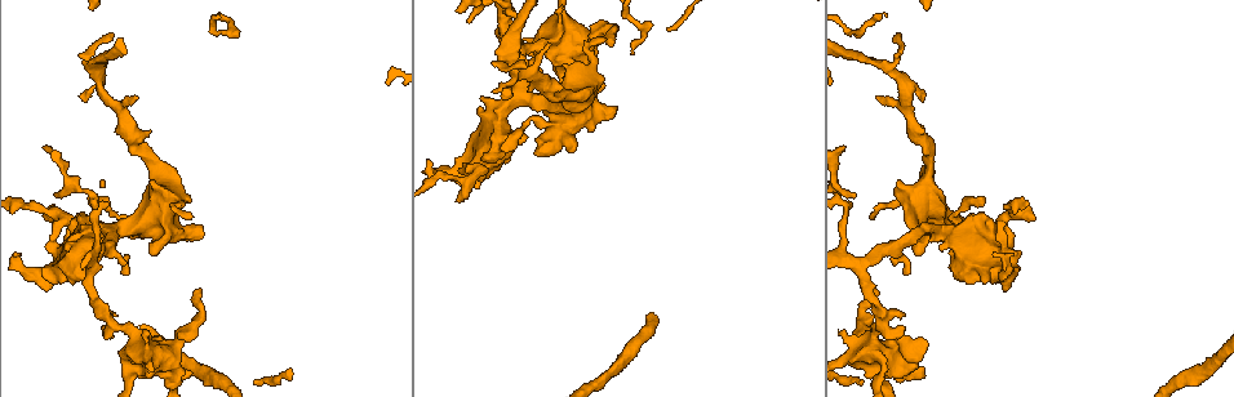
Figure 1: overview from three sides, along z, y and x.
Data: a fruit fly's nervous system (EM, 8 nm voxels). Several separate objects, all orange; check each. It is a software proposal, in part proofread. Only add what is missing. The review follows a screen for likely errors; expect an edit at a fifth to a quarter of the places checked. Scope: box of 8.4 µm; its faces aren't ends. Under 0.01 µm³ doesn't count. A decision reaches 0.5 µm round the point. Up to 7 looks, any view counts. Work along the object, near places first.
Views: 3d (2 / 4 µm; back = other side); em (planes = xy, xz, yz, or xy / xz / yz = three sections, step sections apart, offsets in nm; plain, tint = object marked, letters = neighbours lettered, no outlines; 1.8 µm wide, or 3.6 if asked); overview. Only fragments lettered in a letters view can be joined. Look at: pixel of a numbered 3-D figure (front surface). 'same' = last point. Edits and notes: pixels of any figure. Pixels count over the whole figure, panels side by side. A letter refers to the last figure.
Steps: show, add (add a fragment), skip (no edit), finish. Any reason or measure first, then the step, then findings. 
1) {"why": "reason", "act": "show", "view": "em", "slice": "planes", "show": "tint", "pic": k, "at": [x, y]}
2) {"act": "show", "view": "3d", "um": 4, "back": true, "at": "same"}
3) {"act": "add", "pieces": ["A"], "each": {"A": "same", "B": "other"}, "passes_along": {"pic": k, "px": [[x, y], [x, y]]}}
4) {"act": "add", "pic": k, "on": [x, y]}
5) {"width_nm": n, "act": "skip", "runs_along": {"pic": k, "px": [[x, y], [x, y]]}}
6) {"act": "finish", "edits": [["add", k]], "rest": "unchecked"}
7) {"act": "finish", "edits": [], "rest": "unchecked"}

{"why": "an open end", "act": "show", "view": "em", "um": 3.6, "slice": "xz", "step": 8, "show": "letters", "pic": 1, "at": [956, 279]}

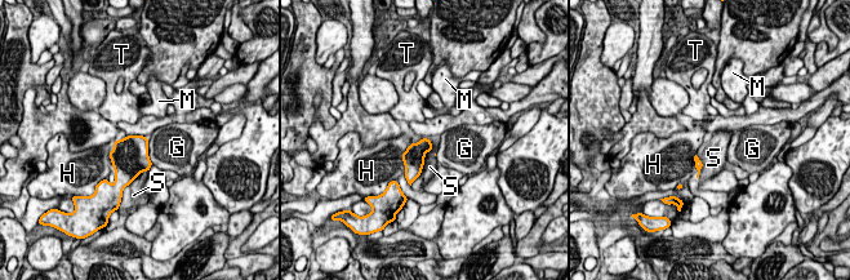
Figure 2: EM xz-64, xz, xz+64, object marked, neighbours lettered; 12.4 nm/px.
{"why": "cut it another way", "act": "show", "view": "em", "um": 3.6, "slice": "planes", "show": "letters", "at": "same"}

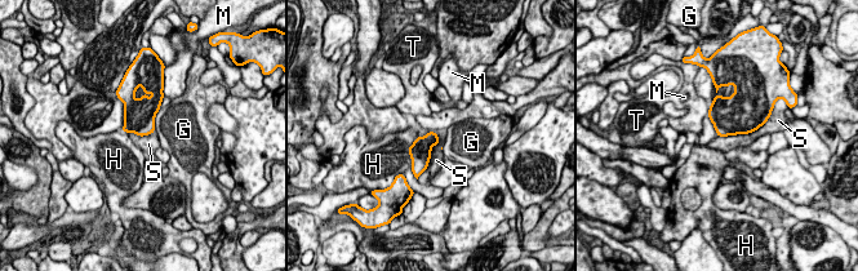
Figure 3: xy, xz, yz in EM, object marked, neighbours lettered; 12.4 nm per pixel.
{"act": "skip", "each": {"G": "other", "H": "other", "M": "other", "S": "other", "T": "other"}, "border": {"pic": 3, "px": [[435, 132], [428, 165], [417, 177]]}, "found": "none of them fits"}

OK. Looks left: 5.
{"why": "four or more arms meet", "act": "show", "view": "em", "um": 3.6, "slice": "yz", "step": 4, "show": "tint", "pic": 1, "at": [166, 356]}

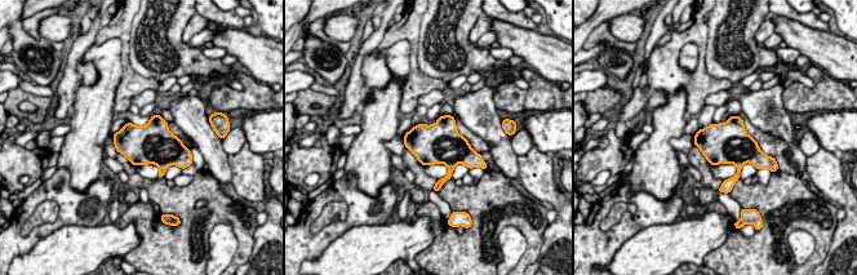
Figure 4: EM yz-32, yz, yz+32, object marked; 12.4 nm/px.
{"why": "see the neighbours", "act": "show", "view": "em", "um": 3.6, "slice": "yz", "step": 4, "show": "letters", "at": "same"}

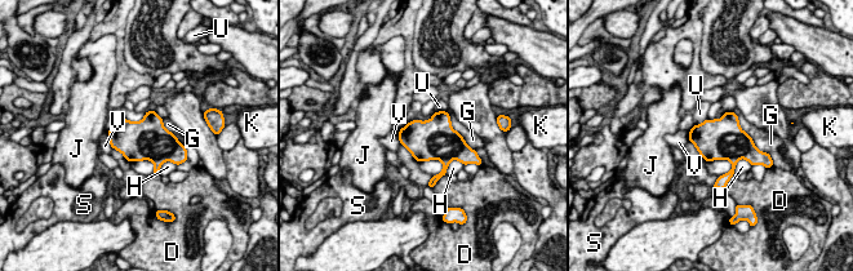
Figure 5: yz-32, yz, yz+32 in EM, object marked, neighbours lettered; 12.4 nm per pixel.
{"act": "skip", "each": {"D": "other", "G": "other", "H": "other", "J": "other", "K": "other", "S": "other", "U": "other", "V": "other"}, "border": {"pic": 5, "px": [[706, 118], [694, 125]]}, "found": "no lettered fragment goes on from it"}

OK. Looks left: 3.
{"why": "abrupt turn", "act": "show", "view": "3d", "um": 4, "pic": 1, "at": [88, 264]}

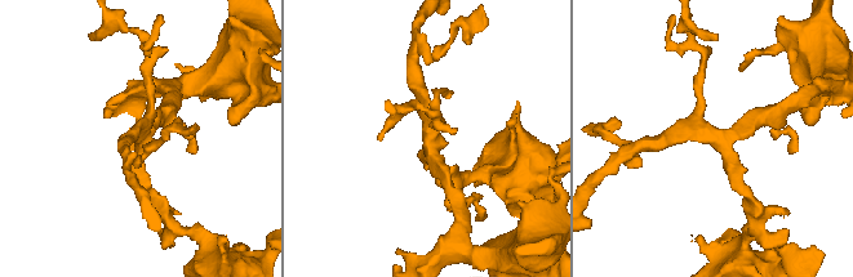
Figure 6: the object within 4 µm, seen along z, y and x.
{"why": "need the tissue", "act": "show", "view": "em", "slice": "planes", "show": "letters", "pic": 6, "at": [139, 140]}

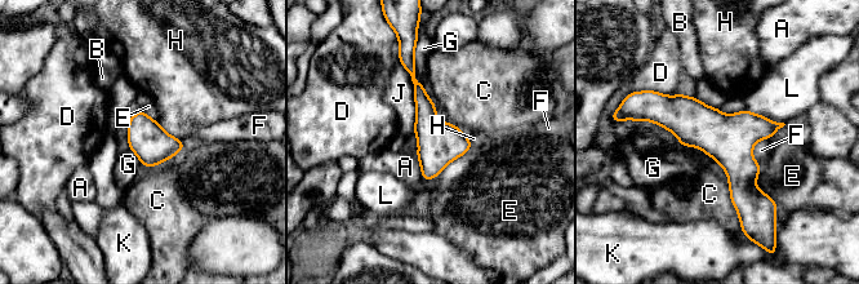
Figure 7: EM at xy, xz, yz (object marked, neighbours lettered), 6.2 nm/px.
{"act": "skip", "each": {"A": "other", "B": "other", "C": "other", "D": "other", "E": "other", "F": "other", "G": "other", "H": "other", "J": "other", "K": "other", "L": "other"}, "found": "none of them fits"}

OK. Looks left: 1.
{"act": "finish", "edits": [], "rest": "unchecked"}

